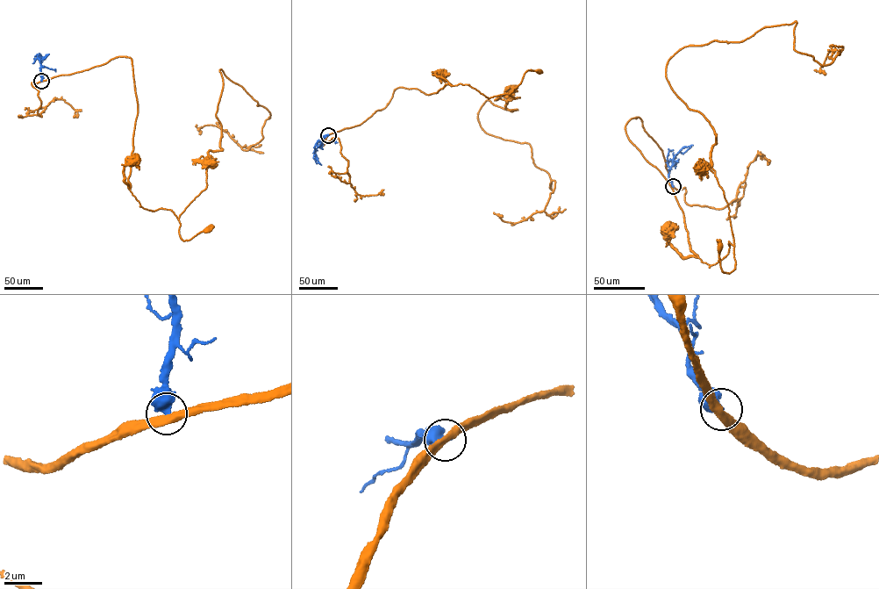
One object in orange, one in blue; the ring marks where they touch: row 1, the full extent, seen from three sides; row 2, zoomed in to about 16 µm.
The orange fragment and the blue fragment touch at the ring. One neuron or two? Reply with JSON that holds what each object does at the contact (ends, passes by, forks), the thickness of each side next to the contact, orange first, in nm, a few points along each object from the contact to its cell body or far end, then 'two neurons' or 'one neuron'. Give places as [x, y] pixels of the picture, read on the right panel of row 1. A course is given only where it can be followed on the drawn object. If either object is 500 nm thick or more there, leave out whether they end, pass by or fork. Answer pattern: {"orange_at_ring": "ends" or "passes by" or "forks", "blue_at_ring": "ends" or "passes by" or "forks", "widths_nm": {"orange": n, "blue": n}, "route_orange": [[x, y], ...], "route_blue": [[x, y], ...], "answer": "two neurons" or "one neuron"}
{"widths_nm": {"orange": 420, "blue": 550}, "route_orange": [[673, 186], [633, 118], [628, 139], [671, 188], [690, 250], [714, 264], [729, 241], [729, 273], [718, 247]], "route_blue": [[674, 186], [668, 174], [675, 157], [682, 148], [693, 145]], "answer": "two neurons"}

